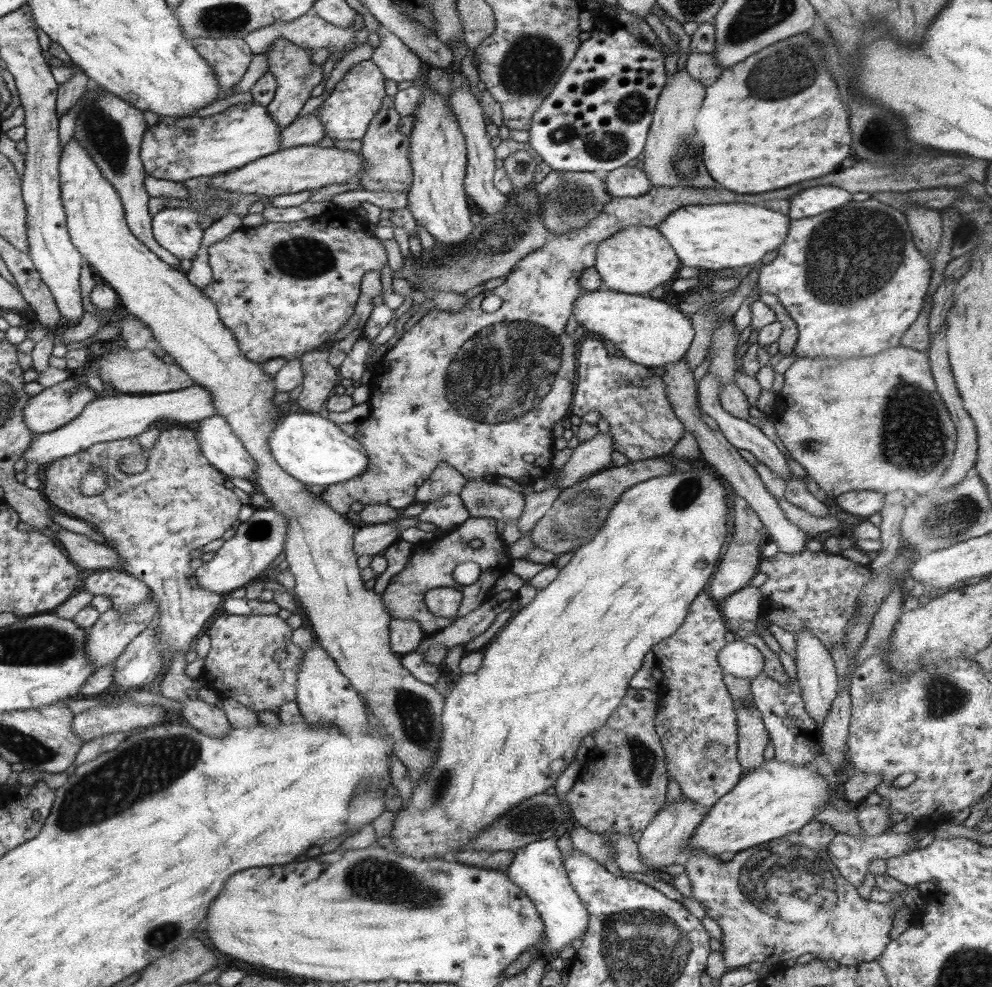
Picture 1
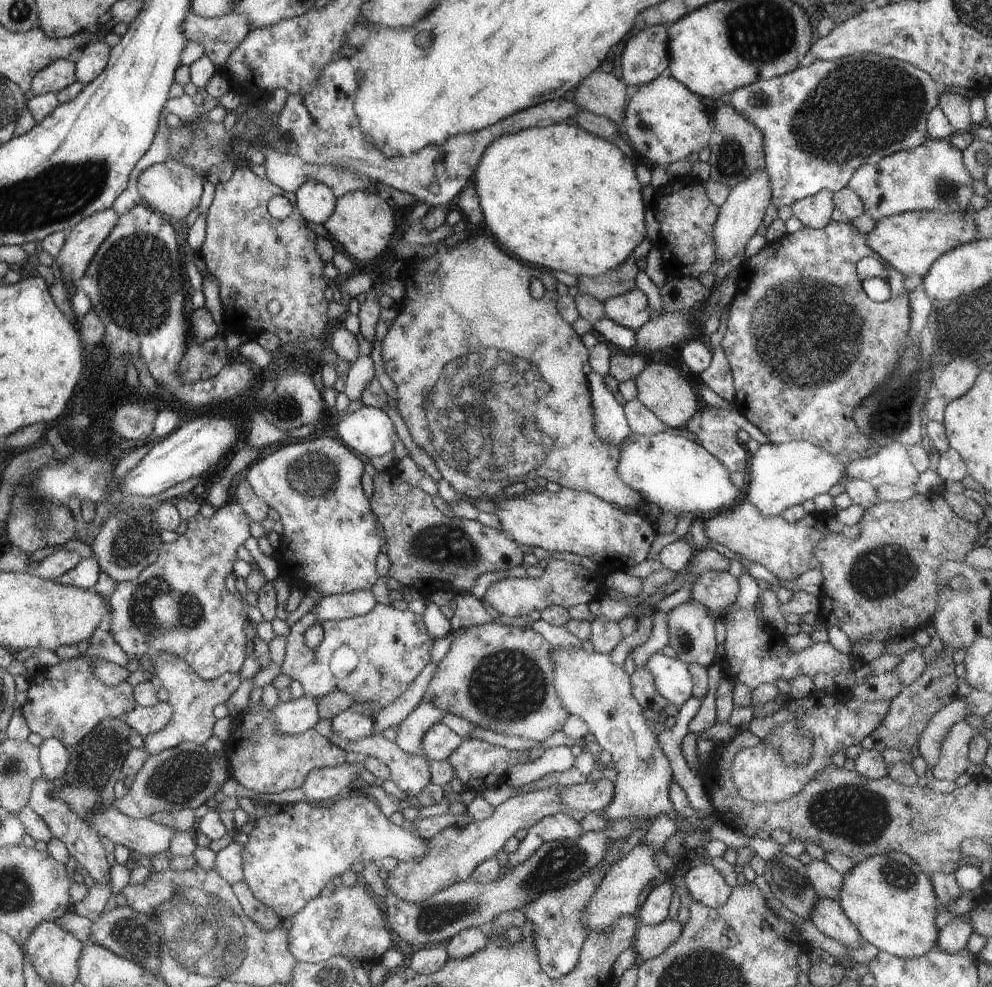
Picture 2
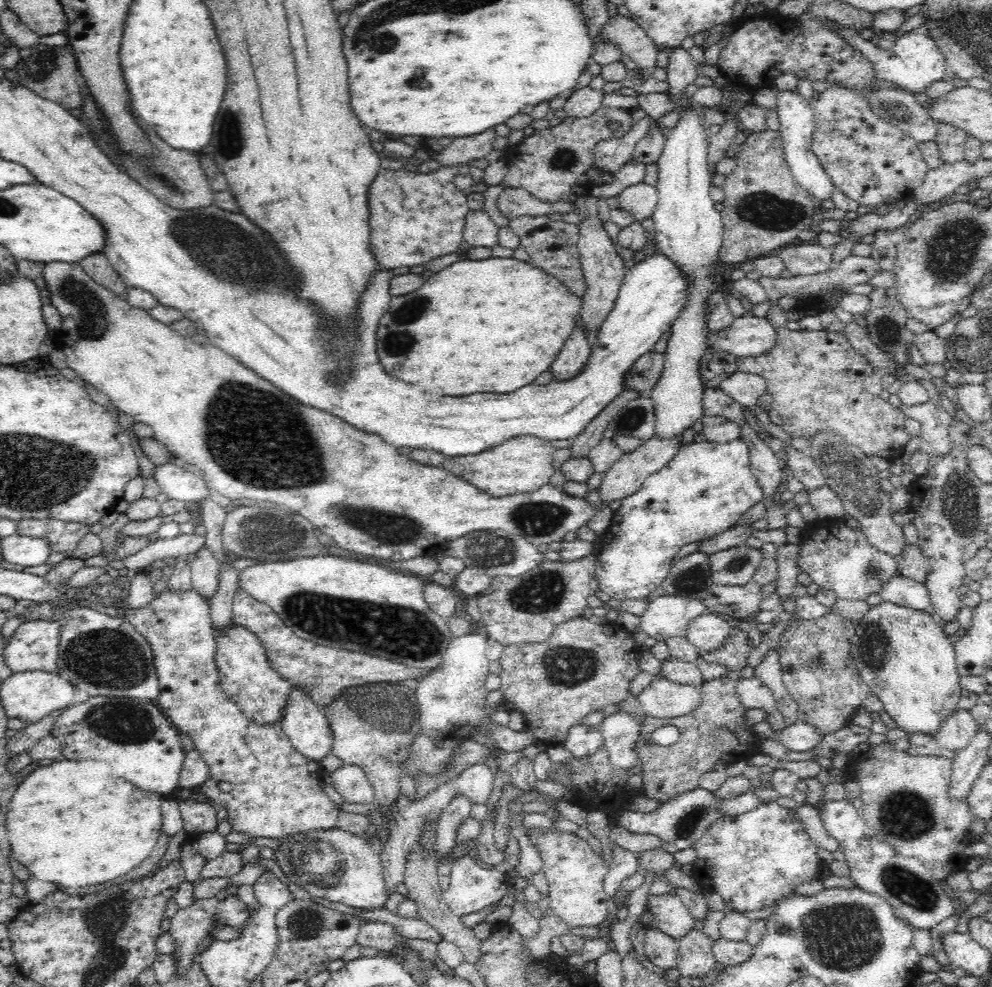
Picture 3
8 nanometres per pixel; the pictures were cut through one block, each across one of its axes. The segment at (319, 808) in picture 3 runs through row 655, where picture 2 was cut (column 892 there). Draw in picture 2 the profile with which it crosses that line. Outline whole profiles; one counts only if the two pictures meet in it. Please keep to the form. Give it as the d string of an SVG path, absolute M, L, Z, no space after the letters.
M925 140L913 150L895 152L879 160L877 164L859 166L849 182L851 188L863 202L867 216L873 220L883 220L903 212L967 212L971 210L971 174L963 164L961 150L953 148L949 140Z

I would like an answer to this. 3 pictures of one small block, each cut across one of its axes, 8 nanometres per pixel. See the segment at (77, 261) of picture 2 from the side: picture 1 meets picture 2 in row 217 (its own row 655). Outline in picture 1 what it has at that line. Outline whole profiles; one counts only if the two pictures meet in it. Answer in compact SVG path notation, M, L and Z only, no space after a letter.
M153 594L127 612L119 612L115 608L103 612L97 618L97 622L87 630L87 656L93 660L93 664L99 670L99 666L105 666L105 664L117 660L143 630L147 630L149 626L155 624L157 618L159 618L159 604L157 604L157 598L153 598Z

